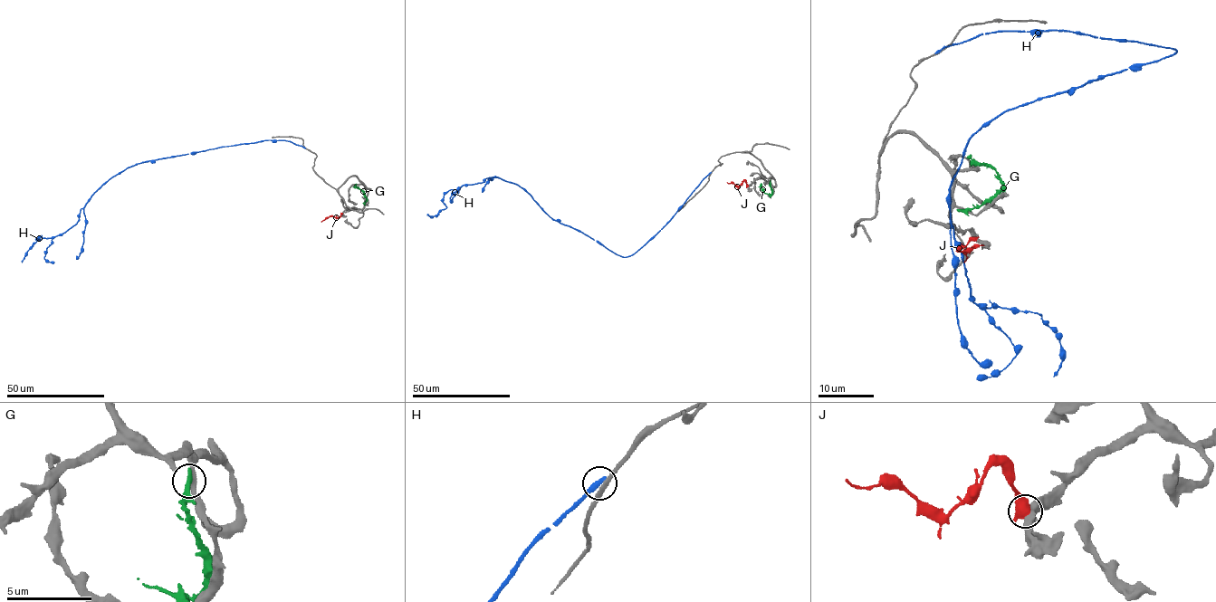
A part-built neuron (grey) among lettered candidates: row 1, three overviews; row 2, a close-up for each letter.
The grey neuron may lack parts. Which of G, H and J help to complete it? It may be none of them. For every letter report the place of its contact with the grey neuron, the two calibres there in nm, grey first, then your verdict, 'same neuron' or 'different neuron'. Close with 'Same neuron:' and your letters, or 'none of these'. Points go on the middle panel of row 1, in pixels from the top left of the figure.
G: contact (770, 181); calibres 320 and 420 nm; different neuron
H: contact (710, 173); calibres 260 and 360 nm; different neuron
J: contact (748, 186); calibres 480 and 650 nm; different neuron
Same neuron: none of these

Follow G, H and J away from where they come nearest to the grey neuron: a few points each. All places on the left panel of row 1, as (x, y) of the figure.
G: (364, 204), (366, 197), (355, 185)
H: (304, 148), (265, 139), (137, 164), (98, 189), (65, 232), (38, 237), (22, 262)
J: (342, 213), (338, 217), (330, 216), (321, 222)

